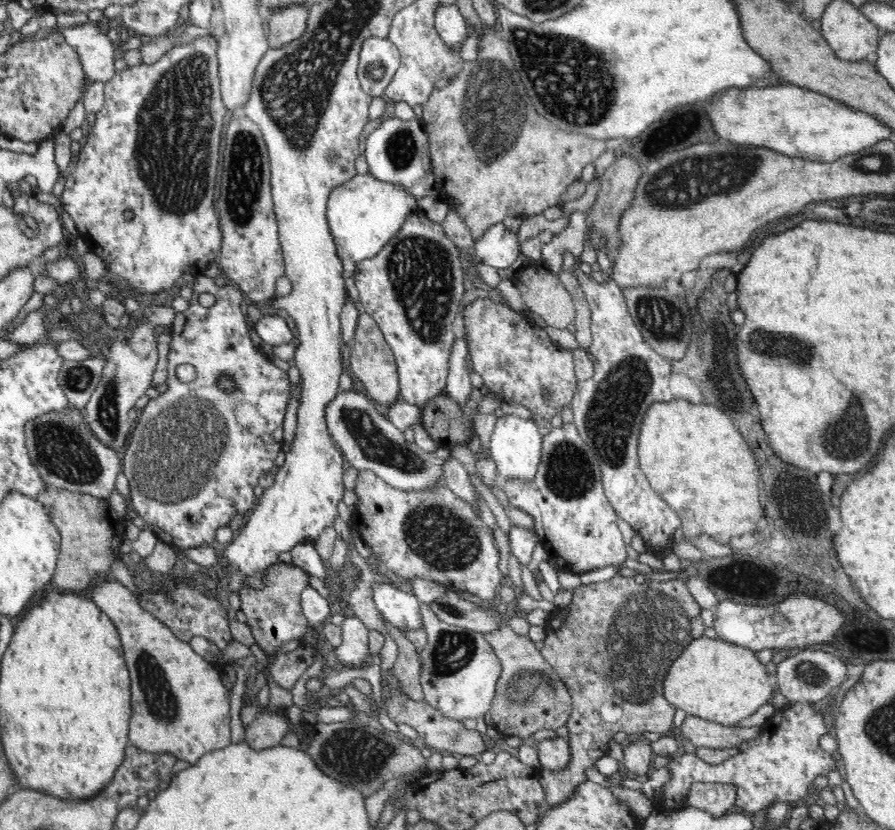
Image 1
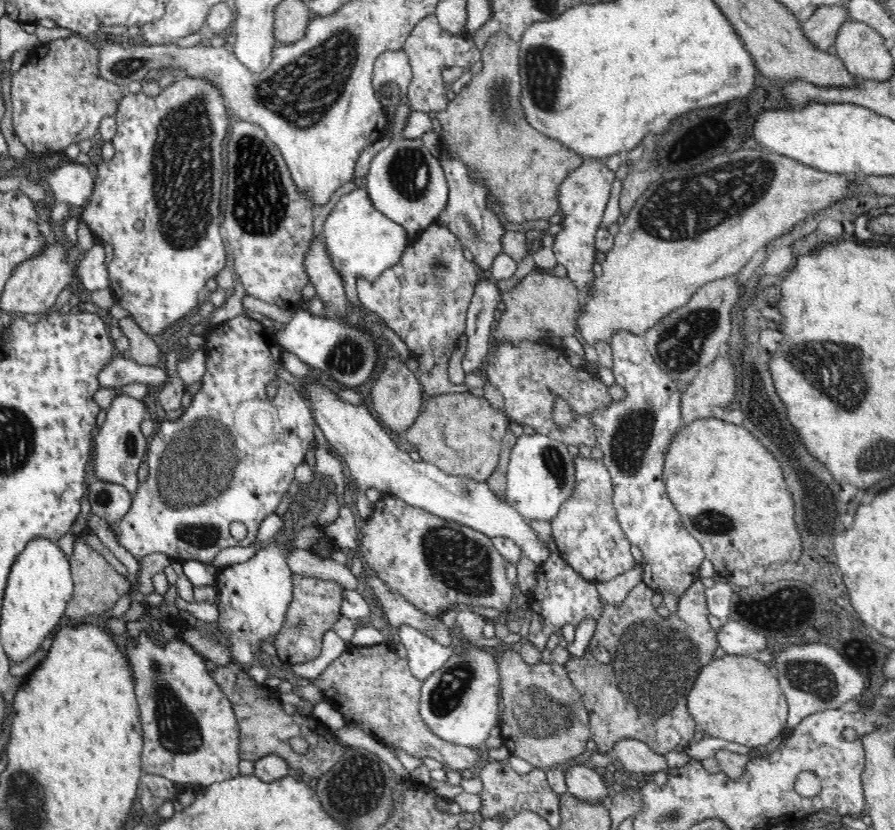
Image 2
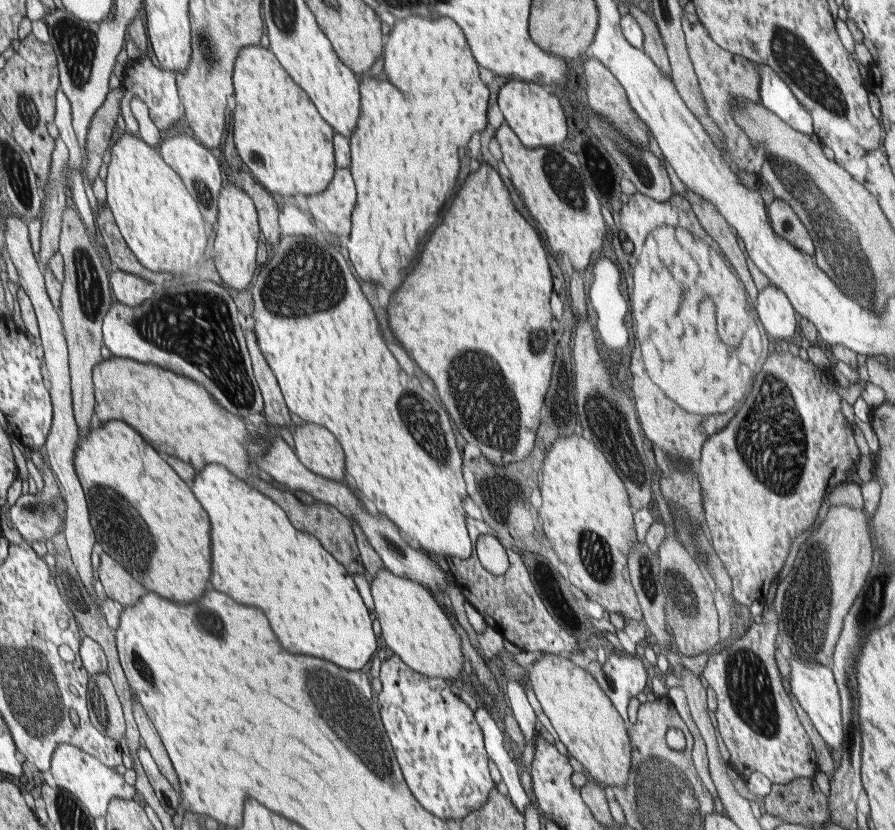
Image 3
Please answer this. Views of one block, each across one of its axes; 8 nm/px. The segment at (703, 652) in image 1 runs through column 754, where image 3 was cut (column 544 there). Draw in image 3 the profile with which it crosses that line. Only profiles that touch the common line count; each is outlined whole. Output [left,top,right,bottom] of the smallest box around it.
[525,654,631,786]

